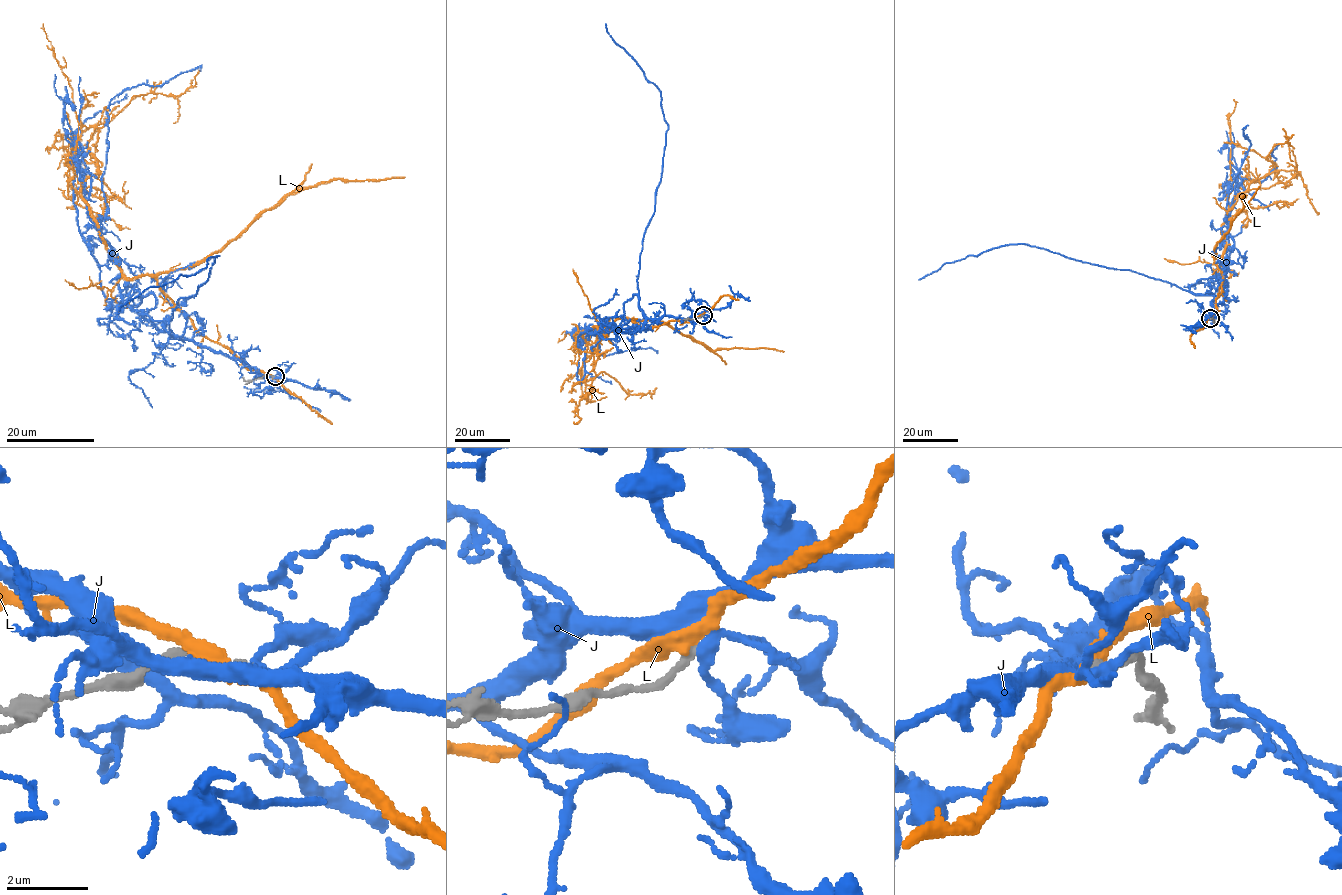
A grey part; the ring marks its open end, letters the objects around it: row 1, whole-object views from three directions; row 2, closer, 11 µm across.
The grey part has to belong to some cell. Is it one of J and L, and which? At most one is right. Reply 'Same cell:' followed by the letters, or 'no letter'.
Same cell: no letter

